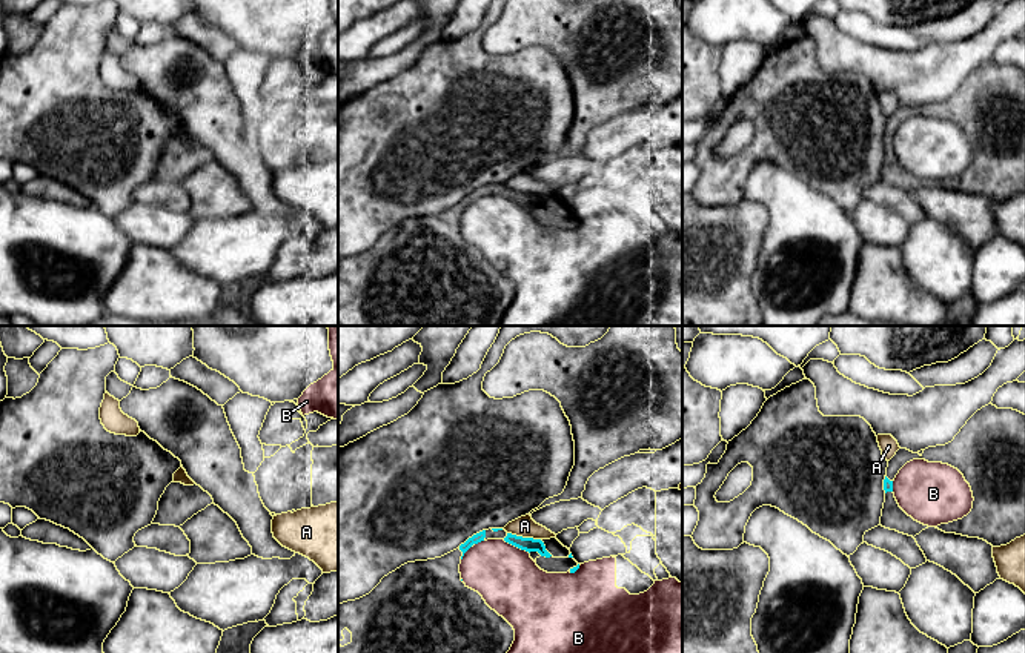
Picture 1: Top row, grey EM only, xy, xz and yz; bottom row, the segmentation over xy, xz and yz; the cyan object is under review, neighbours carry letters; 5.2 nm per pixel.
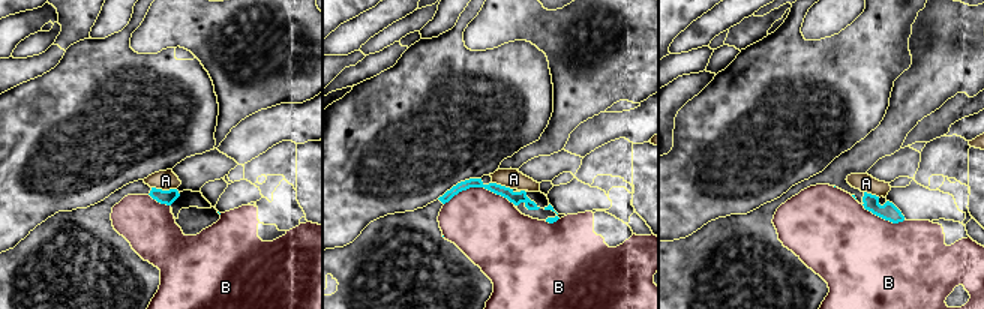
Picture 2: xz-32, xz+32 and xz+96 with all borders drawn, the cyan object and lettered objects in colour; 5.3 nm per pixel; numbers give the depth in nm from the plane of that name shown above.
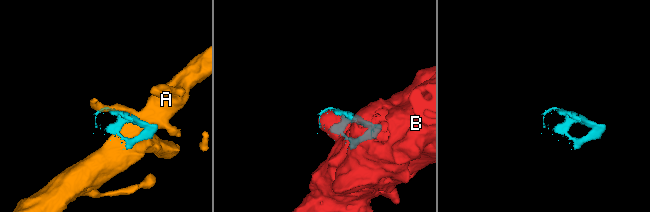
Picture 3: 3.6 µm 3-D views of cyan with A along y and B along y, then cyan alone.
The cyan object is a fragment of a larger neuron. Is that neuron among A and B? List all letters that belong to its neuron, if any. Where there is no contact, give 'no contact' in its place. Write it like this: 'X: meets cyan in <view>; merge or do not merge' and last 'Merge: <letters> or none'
A: meets cyan in xz; do not merge
B: meets cyan in xz; do not merge
Merge: none

